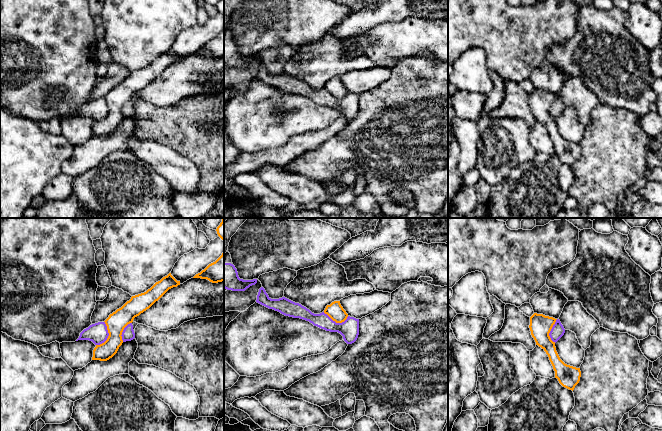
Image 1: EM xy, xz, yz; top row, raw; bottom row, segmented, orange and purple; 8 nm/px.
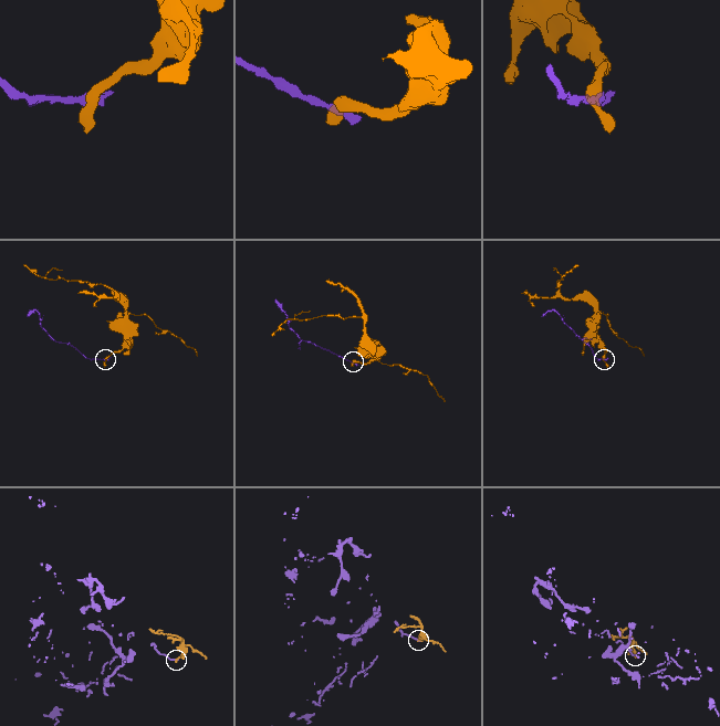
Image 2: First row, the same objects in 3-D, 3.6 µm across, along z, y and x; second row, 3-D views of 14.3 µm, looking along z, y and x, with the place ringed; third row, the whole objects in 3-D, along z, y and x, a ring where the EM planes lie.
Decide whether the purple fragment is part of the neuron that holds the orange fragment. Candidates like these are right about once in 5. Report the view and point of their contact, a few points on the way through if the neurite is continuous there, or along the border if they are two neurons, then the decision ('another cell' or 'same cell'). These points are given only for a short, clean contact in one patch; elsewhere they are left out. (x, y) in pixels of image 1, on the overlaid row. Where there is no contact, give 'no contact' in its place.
xy (109, 335) | along xy (104, 321), (108, 337), (96, 345) | another cell

